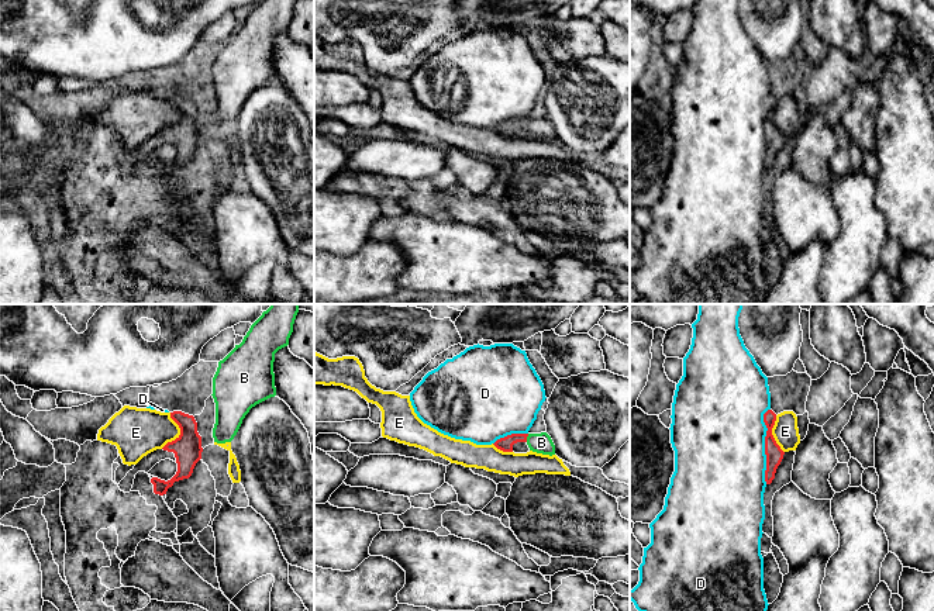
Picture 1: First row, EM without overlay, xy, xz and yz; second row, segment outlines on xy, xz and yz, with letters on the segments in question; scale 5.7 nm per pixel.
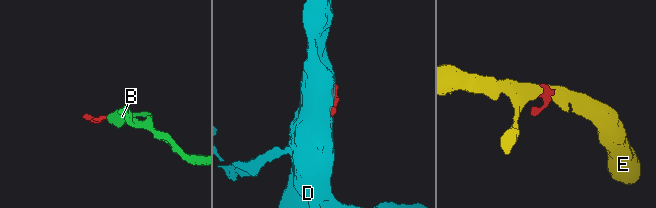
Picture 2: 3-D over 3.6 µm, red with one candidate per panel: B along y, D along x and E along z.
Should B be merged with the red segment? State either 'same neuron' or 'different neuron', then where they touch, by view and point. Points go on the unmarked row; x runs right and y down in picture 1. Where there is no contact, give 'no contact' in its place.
same neuron; meets red in xz at (526, 123)

